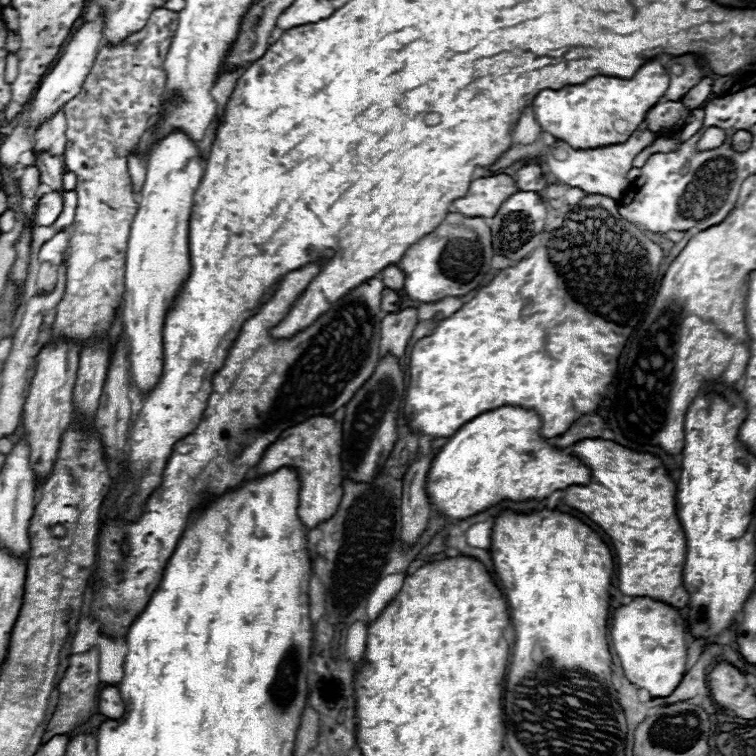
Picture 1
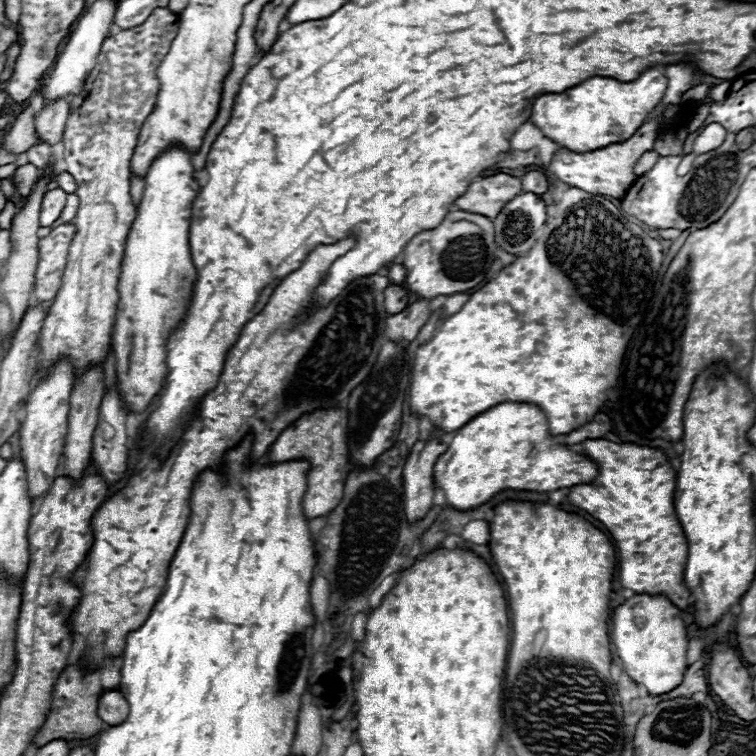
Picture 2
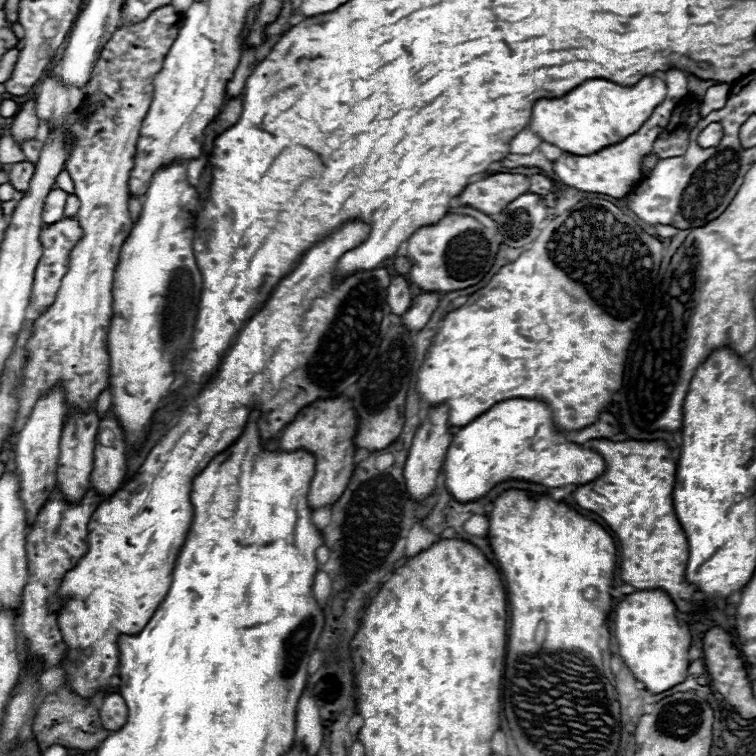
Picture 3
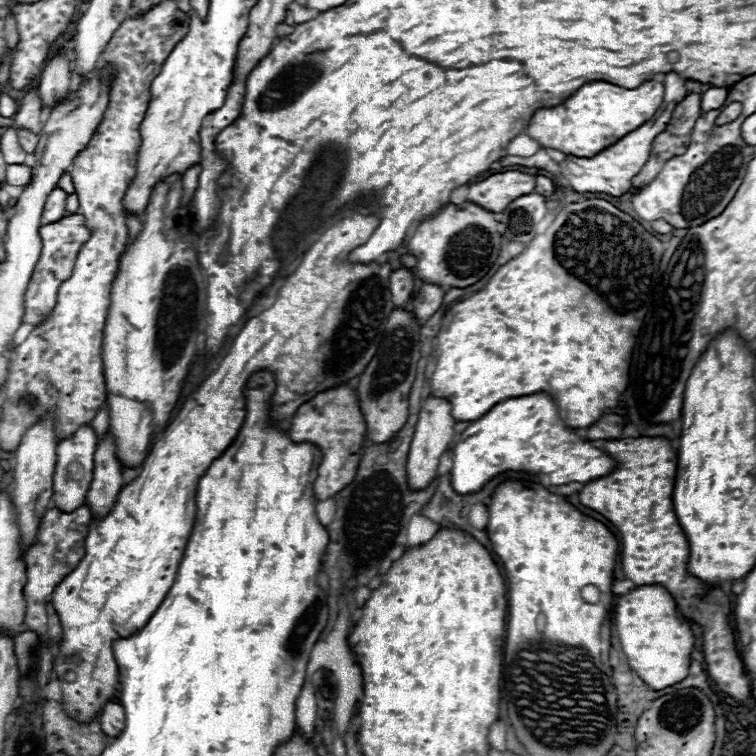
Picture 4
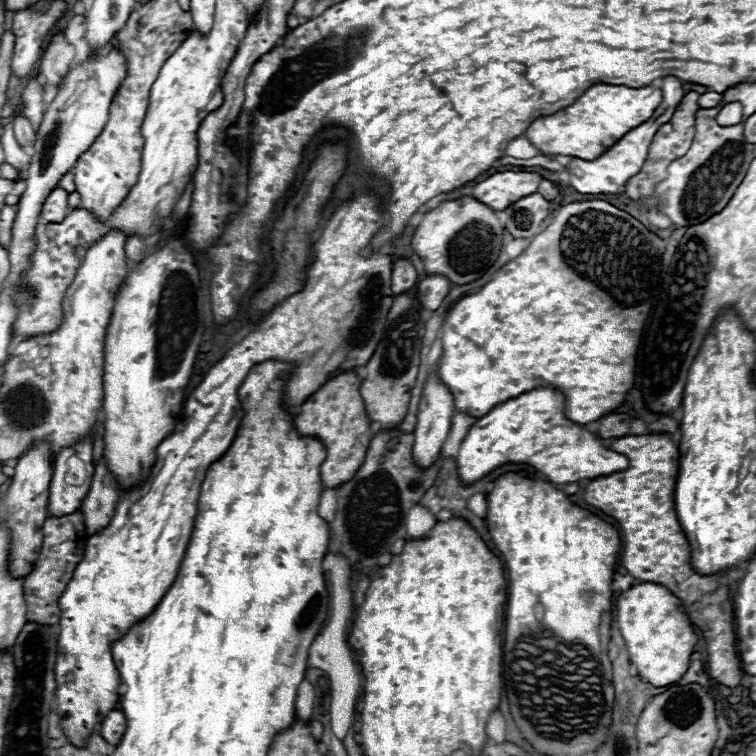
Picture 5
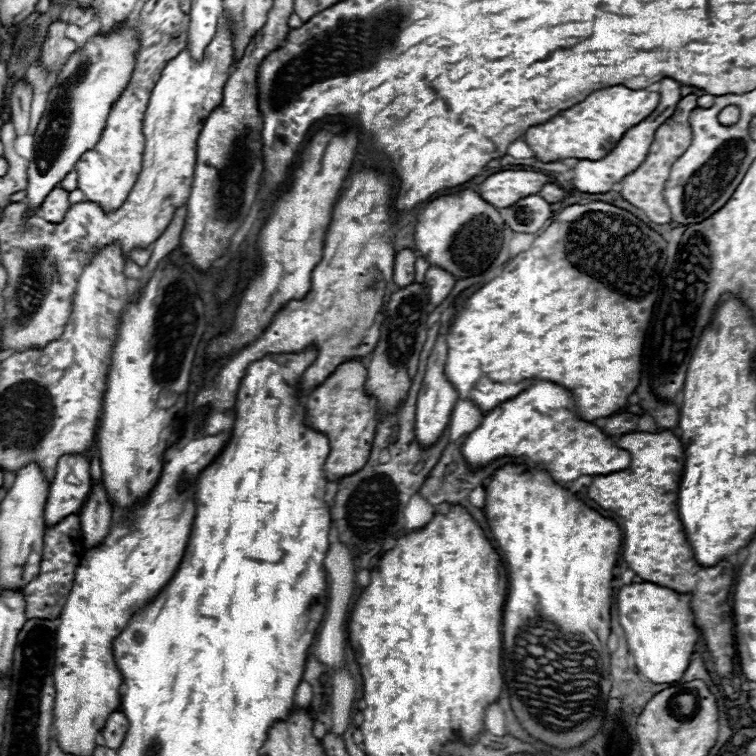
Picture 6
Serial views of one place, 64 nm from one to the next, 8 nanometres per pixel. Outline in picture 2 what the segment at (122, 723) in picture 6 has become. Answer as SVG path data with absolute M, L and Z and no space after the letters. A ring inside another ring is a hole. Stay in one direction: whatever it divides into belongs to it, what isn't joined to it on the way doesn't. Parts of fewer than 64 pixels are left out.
M118 690L102 692L102 696L98 700L98 716L110 726L124 722L128 716L128 704L126 704L124 696Z

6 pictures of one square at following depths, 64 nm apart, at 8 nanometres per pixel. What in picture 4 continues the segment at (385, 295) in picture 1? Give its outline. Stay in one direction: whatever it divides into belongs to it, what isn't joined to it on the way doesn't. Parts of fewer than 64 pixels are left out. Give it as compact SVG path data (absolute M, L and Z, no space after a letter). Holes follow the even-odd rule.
M398 268L390 276L390 294L392 294L392 304L396 308L406 308L414 292L414 274L412 270Z

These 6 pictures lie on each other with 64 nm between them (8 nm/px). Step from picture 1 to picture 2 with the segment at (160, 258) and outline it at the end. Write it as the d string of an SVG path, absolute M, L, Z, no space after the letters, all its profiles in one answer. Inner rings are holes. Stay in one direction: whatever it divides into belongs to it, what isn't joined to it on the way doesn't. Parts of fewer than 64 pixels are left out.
M182 144L168 146L168 150L156 156L148 168L138 214L126 238L118 282L120 302L116 308L116 322L112 332L116 374L128 410L146 410L152 398L160 392L164 376L168 374L168 332L182 320L188 298L180 302L180 296L190 296L192 282L196 280L188 232L192 218L190 208L198 190L200 186L192 166L192 156Z

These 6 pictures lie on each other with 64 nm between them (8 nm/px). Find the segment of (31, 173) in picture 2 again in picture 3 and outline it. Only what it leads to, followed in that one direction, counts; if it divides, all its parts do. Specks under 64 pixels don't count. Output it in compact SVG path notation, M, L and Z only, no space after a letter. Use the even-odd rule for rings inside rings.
M20 162L20 164L14 164L12 166L12 170L10 170L10 182L12 182L12 186L18 190L18 192L26 192L28 190L28 184L30 184L30 180L32 180L32 176L34 176L34 166L30 164L30 162Z

